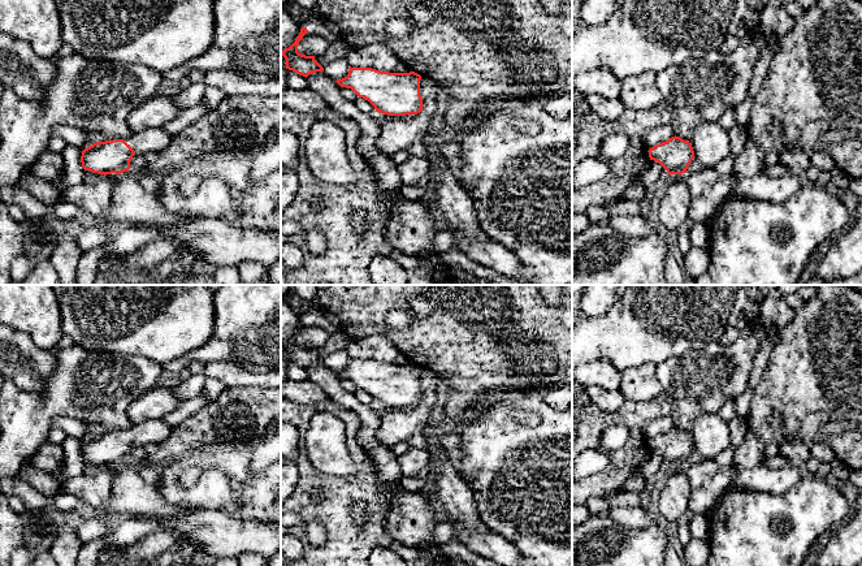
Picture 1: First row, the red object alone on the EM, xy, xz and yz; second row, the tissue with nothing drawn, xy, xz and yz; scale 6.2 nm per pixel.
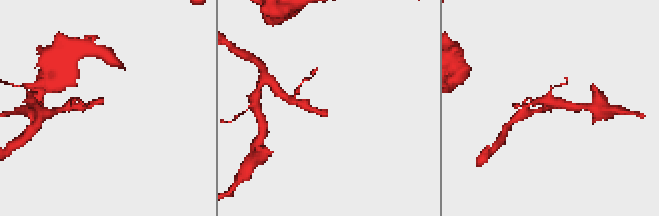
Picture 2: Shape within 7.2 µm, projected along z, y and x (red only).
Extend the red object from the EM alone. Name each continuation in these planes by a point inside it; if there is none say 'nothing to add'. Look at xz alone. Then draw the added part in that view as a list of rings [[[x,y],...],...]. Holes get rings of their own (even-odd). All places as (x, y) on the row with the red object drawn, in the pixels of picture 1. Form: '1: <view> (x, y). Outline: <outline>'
nothing to add

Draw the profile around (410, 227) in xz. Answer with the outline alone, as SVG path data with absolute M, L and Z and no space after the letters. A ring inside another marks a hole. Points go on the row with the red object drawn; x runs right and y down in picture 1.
M325 72L309 74L307 85L325 100L329 109L342 113L359 125L359 151L371 165L382 191L390 199L385 220L387 242L404 254L433 251L433 241L439 232L439 225L433 211L420 200L404 200L398 195L402 186L398 164L376 144L381 131L381 121L373 113L364 113L354 101L347 100L341 94L339 85Z

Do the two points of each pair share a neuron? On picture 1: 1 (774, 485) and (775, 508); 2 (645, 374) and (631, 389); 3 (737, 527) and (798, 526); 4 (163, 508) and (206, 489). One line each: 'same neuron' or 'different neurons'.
1: different neurons
2: same neuron
3: same neuron
4: different neurons

